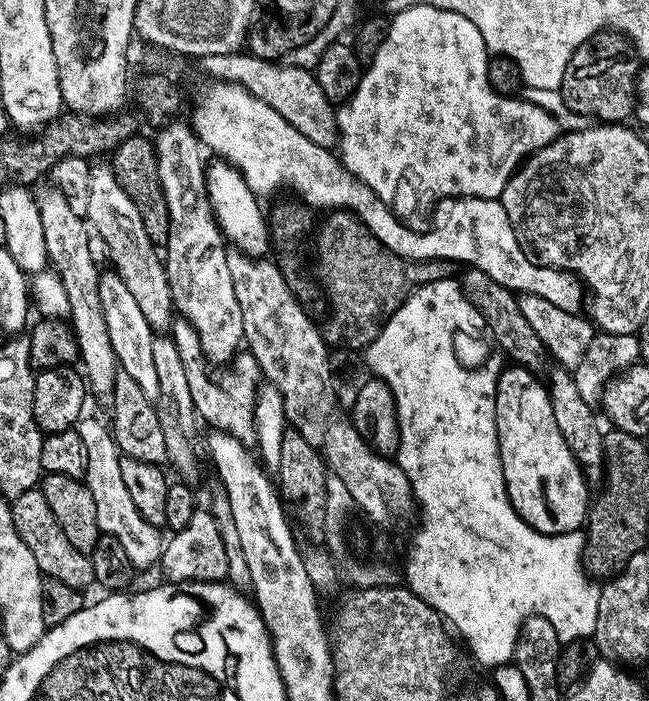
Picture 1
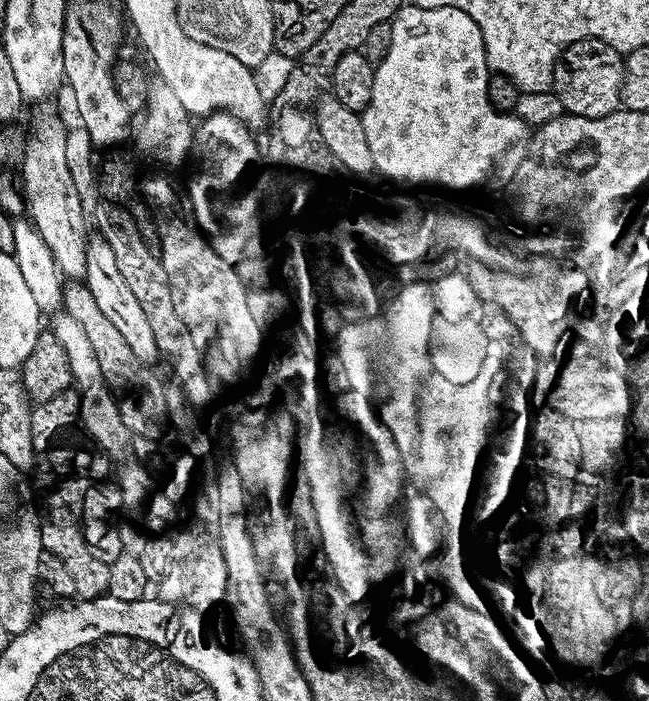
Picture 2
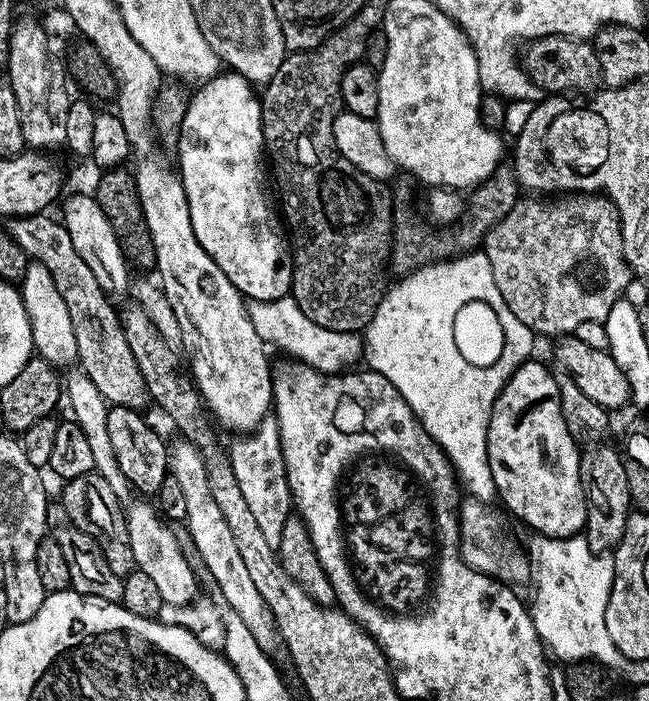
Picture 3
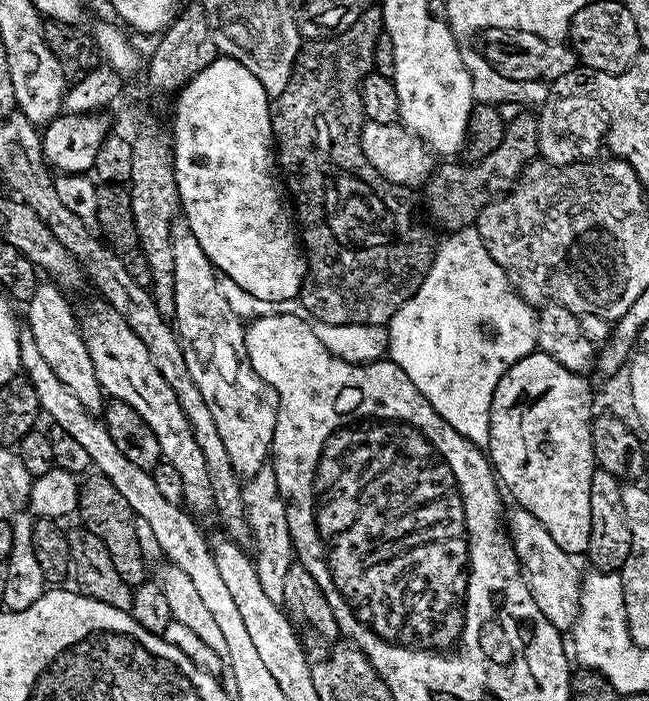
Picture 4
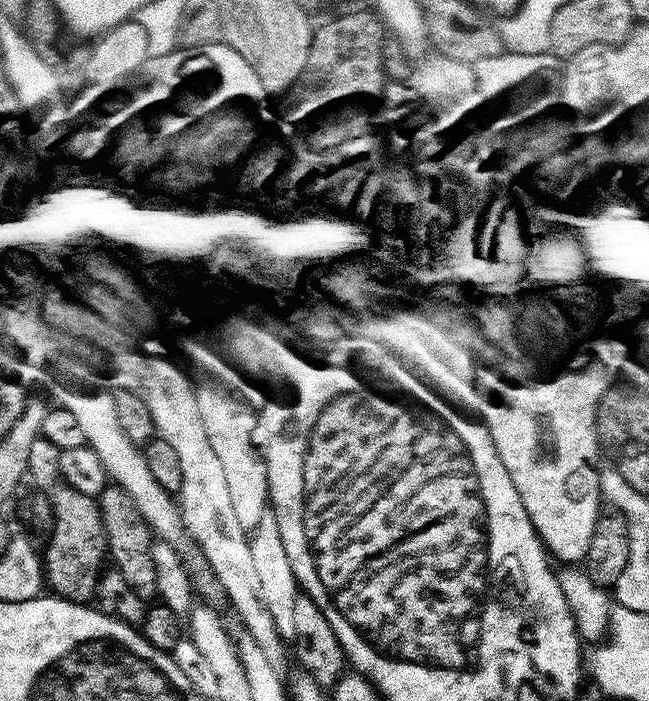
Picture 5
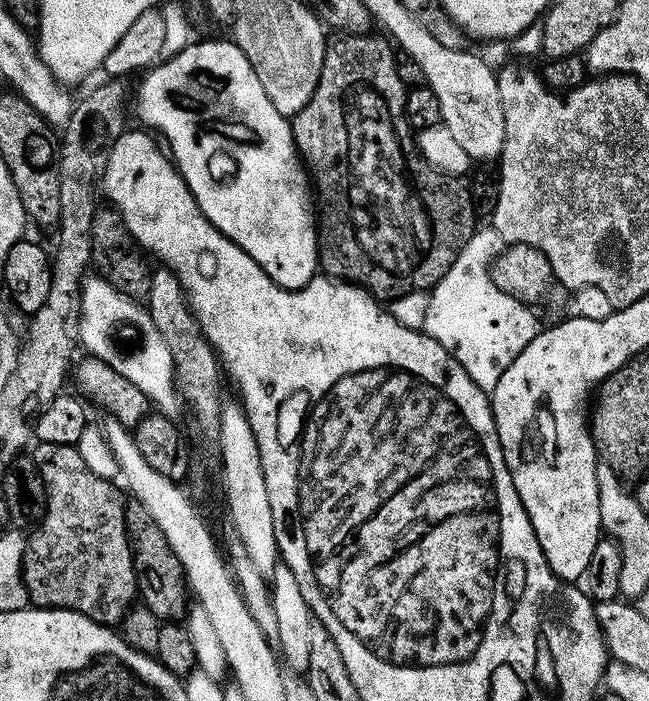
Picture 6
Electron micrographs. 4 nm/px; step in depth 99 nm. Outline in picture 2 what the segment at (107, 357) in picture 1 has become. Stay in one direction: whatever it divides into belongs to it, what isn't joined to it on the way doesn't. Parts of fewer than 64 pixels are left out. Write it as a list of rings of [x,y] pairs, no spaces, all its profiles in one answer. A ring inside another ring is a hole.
[[[44,102],[32,116],[32,137],[24,144],[24,184],[31,223],[50,246],[54,262],[68,278],[83,277],[86,270],[86,246],[90,239],[88,220],[84,217],[84,204],[74,178],[70,178],[70,165],[66,163],[66,134],[69,125],[56,113],[52,102]]]

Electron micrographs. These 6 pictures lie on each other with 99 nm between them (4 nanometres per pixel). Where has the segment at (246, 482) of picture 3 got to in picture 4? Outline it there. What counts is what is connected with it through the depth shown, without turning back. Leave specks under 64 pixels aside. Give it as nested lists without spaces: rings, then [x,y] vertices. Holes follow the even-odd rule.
[[[268,466],[261,467],[258,471],[260,472],[249,484],[243,487],[242,494],[246,501],[246,519],[256,544],[257,554],[254,554],[254,563],[260,586],[266,596],[276,600],[283,597],[286,574],[294,562],[294,534],[289,530],[291,517],[288,514],[287,503],[281,496],[276,472]]]

